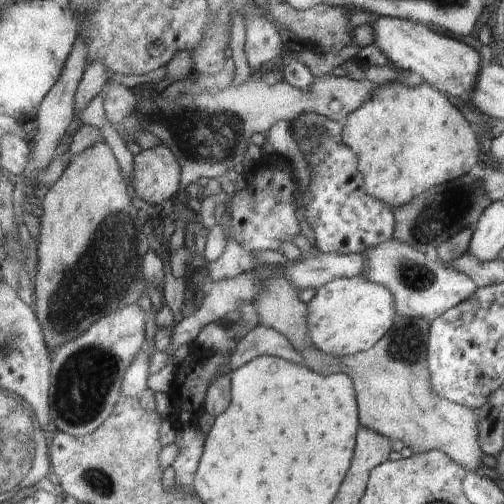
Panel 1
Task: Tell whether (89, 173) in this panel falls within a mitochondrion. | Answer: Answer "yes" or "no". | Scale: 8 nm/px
no

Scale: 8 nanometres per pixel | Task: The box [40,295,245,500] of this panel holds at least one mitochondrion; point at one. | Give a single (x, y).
(85, 378)

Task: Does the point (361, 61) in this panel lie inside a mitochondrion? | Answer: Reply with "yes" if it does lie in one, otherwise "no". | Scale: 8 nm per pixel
no

